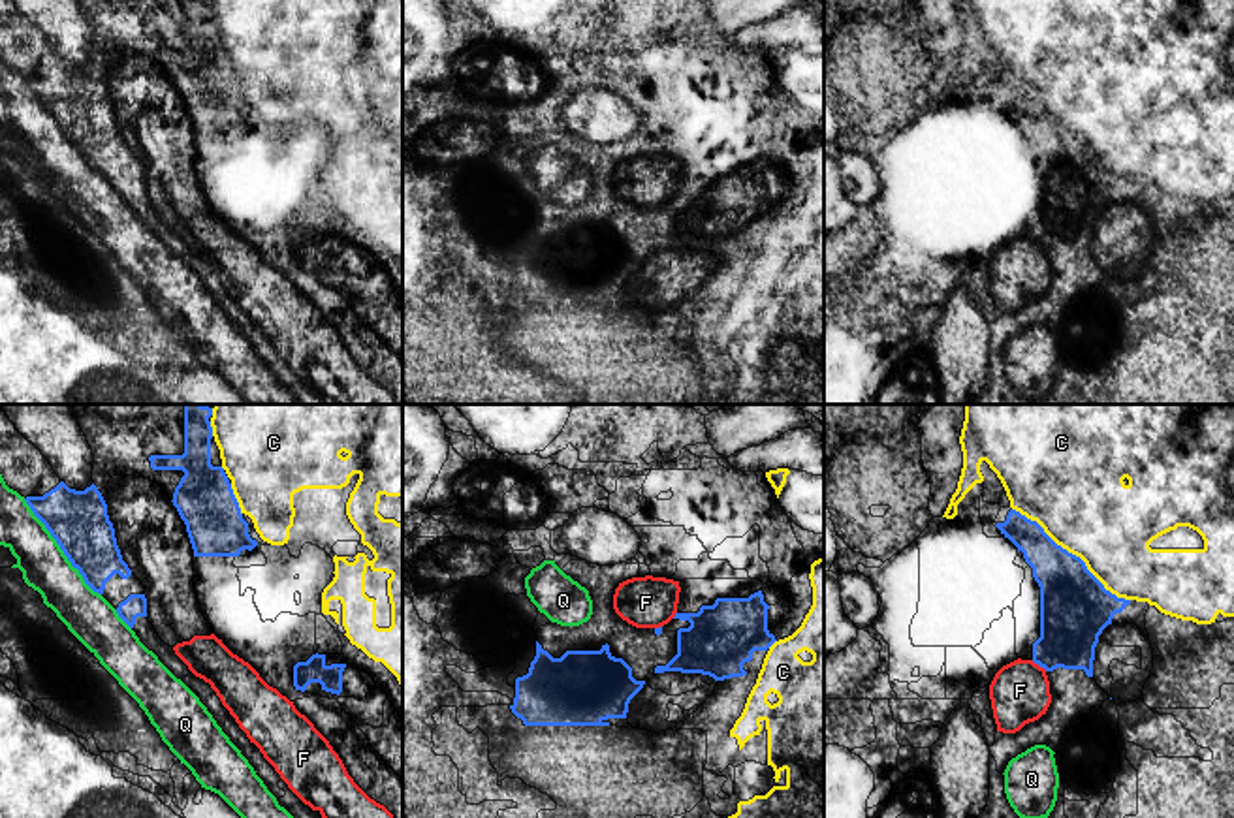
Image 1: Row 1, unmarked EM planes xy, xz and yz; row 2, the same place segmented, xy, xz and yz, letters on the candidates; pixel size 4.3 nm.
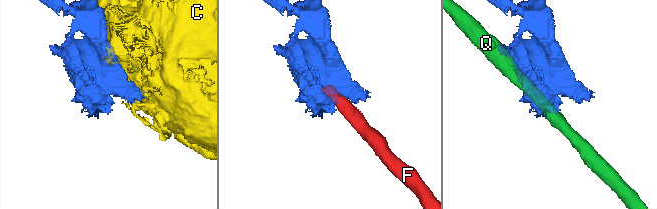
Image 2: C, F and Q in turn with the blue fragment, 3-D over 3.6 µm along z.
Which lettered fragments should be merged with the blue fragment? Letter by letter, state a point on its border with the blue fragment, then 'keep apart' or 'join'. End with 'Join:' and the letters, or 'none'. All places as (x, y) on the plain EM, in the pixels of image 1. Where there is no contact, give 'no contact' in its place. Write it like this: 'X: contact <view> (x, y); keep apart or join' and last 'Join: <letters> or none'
C: contact yz (1071, 132); keep apart
F: contact yz (1039, 243); keep apart
Q: contact xy (61, 126); keep apart
Join: none

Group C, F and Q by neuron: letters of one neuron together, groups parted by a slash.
C / F / Q

